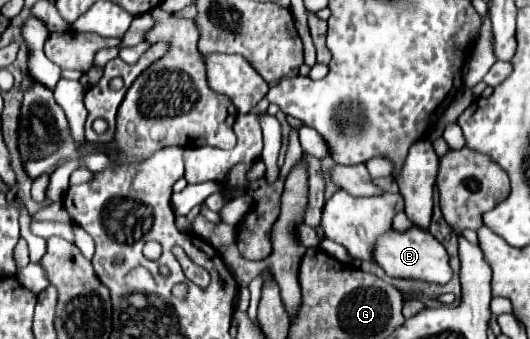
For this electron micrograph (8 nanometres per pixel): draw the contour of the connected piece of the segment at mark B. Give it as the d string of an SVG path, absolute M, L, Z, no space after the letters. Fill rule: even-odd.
M412 227L406 233L396 233L396 231L386 233L386 237L380 237L380 243L374 247L374 257L378 257L378 265L386 271L386 275L396 279L414 279L414 281L446 285L454 277L454 271L450 267L450 257L444 245L432 233L420 227Z

